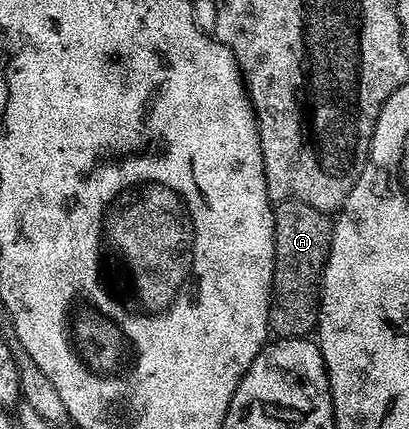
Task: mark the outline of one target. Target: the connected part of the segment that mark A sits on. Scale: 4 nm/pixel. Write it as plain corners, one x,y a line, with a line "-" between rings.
303,202
274,206
274,283
270,289
270,330
278,338
305,338
315,333
322,273
330,255
332,218

